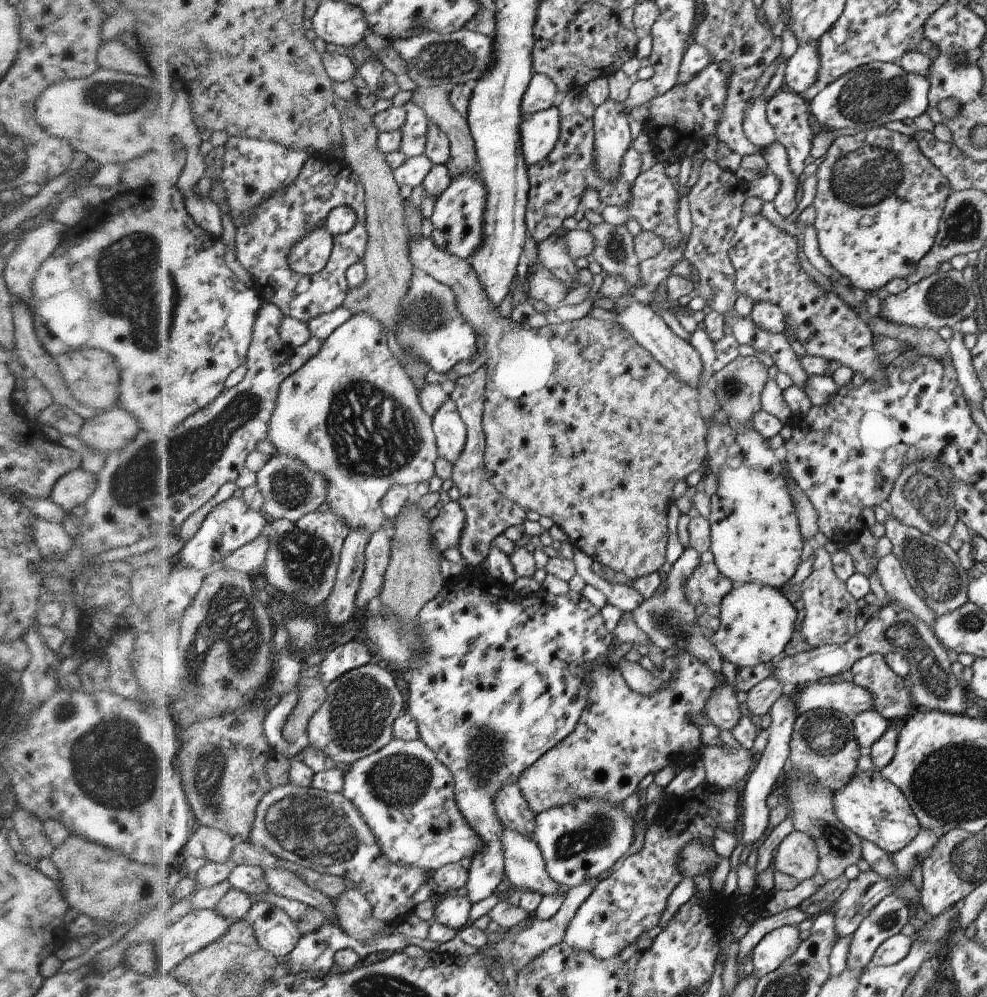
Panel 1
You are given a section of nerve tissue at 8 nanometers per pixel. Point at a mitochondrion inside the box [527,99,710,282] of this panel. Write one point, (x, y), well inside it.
(616, 246)

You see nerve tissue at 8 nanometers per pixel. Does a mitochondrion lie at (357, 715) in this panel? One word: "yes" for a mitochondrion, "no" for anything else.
yes

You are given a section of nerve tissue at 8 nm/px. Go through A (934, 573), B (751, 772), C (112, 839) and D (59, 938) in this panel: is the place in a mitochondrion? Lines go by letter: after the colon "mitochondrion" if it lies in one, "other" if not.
A: mitochondrion
B: other
C: other
D: other

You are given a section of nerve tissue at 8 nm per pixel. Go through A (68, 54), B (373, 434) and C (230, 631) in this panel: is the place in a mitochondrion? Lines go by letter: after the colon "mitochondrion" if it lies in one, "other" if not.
A: other
B: mitochondrion
C: mitochondrion

